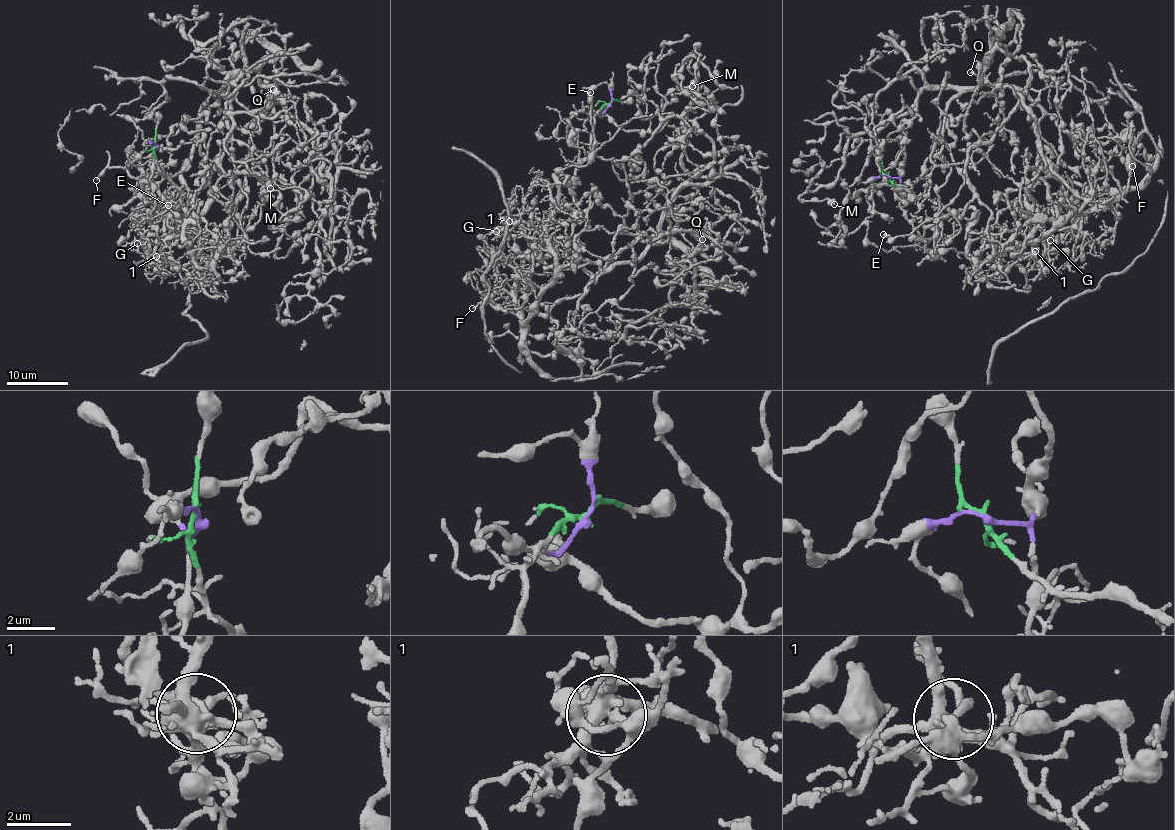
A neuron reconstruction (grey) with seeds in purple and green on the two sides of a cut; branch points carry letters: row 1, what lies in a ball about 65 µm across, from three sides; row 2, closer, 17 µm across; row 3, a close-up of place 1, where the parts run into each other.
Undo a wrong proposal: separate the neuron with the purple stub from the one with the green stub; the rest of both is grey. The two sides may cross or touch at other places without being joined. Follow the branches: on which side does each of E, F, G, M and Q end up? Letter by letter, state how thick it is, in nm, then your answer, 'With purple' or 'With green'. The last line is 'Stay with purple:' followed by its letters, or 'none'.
E: Thickness 360 nm. With purple
F: Thickness 170 nm. With purple
G: Thickness 140 nm. With green
M: Thickness 440 nm. With purple
Q: Thickness 180 nm. With purple
Stay with purple: E, F, M, Q

